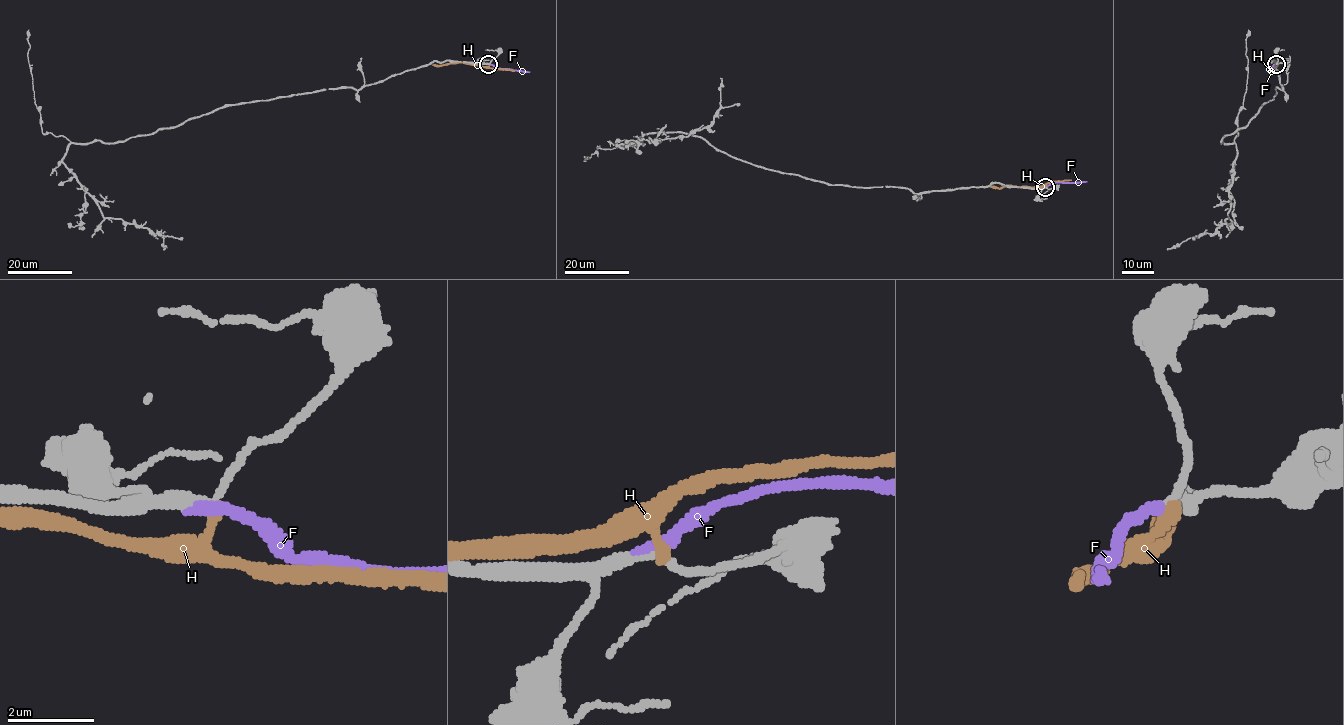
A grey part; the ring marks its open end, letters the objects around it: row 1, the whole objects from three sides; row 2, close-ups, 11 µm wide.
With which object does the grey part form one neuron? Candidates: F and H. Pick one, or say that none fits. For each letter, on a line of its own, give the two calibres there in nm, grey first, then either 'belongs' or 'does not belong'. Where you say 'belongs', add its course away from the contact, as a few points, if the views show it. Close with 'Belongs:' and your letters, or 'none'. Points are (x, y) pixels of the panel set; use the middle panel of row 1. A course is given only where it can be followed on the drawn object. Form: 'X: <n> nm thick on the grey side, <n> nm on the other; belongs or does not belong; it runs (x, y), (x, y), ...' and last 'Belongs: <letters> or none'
F: 240 nm thick on the grey side, 280 nm on the other; belongs; it runs (1045, 187), (1053, 183), (1087, 181)
H: 200 nm thick on the grey side, 280 nm on the other; does not belong
Belongs: F

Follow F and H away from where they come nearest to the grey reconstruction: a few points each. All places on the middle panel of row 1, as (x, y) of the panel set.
F: (1045, 187), (1053, 183), (1087, 181)
H: (1046, 187), (989, 186)

